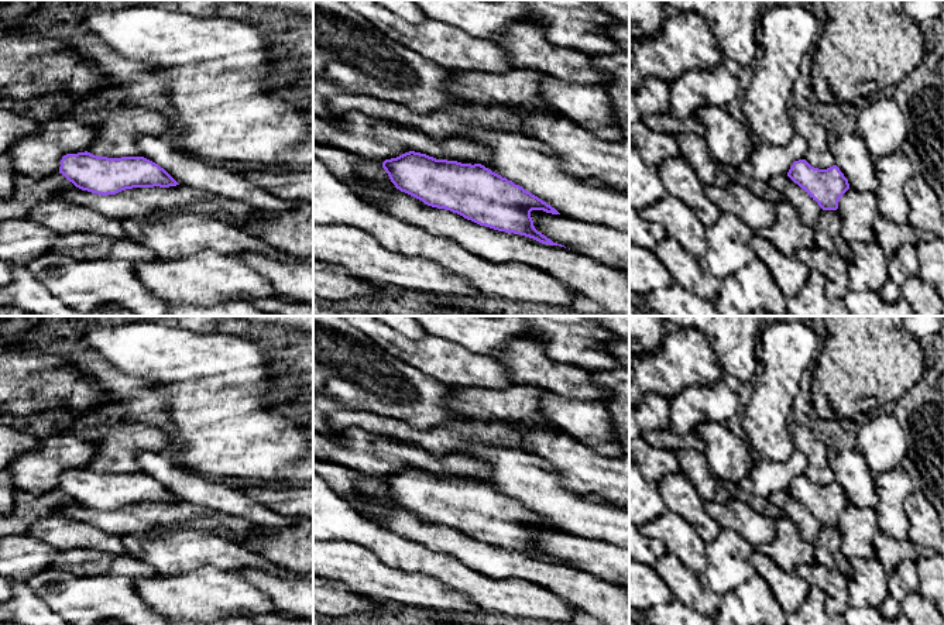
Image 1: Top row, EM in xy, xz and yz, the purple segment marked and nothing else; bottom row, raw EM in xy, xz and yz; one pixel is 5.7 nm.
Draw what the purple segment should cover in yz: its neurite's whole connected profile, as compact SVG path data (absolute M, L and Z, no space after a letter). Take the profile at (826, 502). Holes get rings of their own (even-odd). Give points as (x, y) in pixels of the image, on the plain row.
M806 475L794 477L787 492L823 526L837 526L841 512L849 505L848 495L837 481L827 485L811 483Z

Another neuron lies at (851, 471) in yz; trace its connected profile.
M858 450L830 453L830 466L835 481L848 495L849 504L861 509L873 509L878 505L875 475Z

